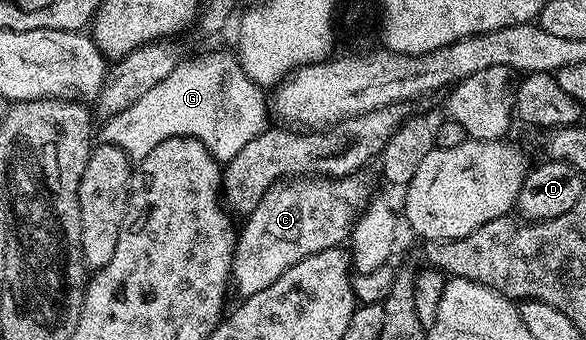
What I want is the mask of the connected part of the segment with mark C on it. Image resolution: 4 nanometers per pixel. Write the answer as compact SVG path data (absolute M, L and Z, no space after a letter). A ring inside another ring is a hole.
M353 173L345 175L342 179L329 177L295 177L274 184L264 193L260 205L252 209L250 215L245 216L243 225L236 235L234 244L234 260L232 261L233 286L238 287L239 296L255 295L260 289L268 289L276 277L280 277L292 265L304 261L304 257L312 257L312 253L320 253L324 249L342 247L350 238L350 229L358 216L366 210L368 194L366 195L366 183L361 179L362 175Z

